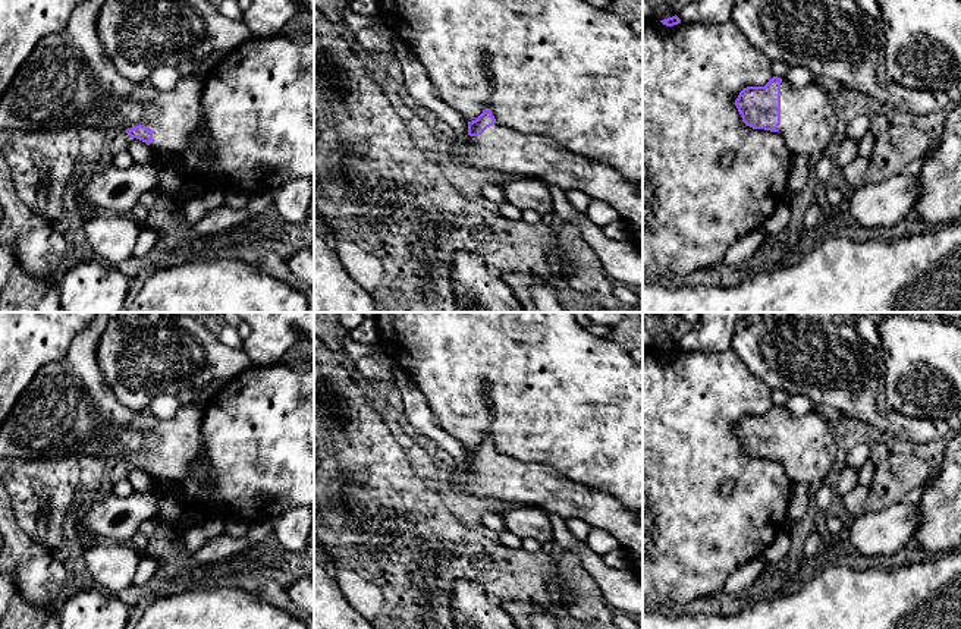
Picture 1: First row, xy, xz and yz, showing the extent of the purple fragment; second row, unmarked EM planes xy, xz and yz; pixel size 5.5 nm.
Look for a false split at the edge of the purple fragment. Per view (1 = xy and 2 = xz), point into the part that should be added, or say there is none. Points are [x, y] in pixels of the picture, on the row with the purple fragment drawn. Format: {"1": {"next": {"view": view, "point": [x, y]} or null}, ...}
{"1": {"next": {"view": "xy", "point": [68, 81]}}, "2": {"next": {"view": "xz", "point": [501, 148]}}}

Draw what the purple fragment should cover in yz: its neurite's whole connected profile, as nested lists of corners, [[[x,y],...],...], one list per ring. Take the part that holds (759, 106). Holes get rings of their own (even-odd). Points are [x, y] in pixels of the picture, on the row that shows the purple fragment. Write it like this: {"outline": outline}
{"outline": [[[773,76],[764,87],[744,88],[735,106],[747,126],[779,132],[792,157],[817,160],[836,130],[833,89],[817,81],[795,88]]]}

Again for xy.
{"outline": [[[84,0],[62,31],[38,41],[0,98],[0,130],[123,129],[131,138],[145,142],[156,152],[172,155],[182,152],[192,135],[204,126],[201,104],[204,76],[183,76],[170,91],[158,91],[147,82],[123,78],[106,56],[97,34],[97,18],[103,3],[104,0]]]}

